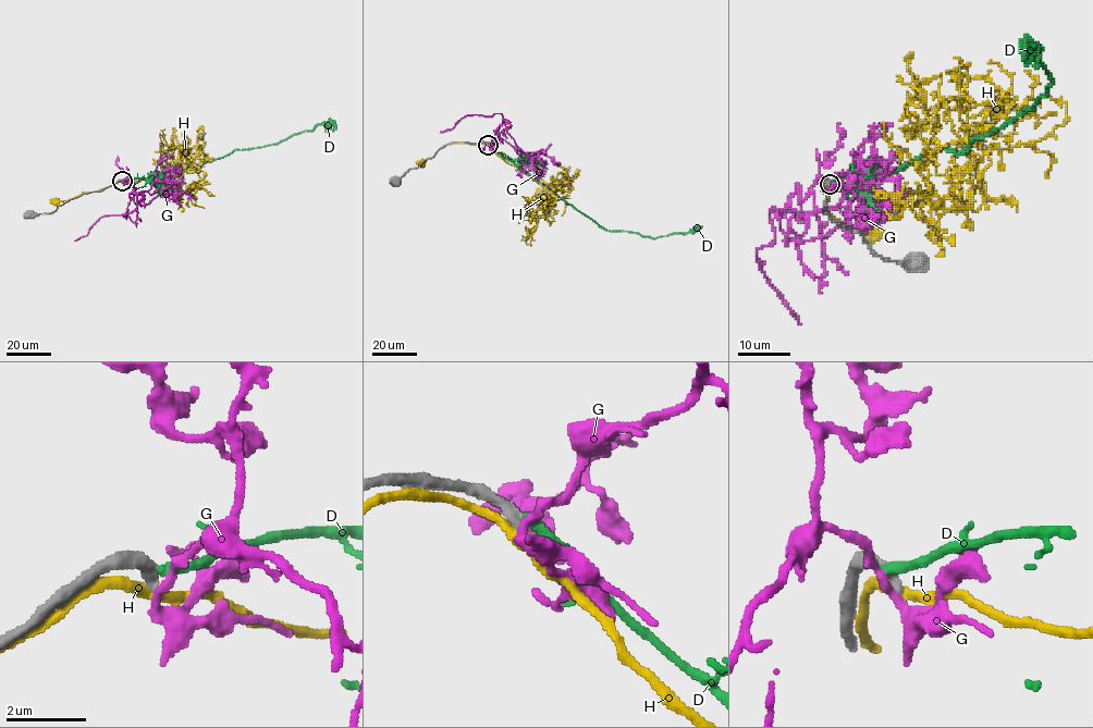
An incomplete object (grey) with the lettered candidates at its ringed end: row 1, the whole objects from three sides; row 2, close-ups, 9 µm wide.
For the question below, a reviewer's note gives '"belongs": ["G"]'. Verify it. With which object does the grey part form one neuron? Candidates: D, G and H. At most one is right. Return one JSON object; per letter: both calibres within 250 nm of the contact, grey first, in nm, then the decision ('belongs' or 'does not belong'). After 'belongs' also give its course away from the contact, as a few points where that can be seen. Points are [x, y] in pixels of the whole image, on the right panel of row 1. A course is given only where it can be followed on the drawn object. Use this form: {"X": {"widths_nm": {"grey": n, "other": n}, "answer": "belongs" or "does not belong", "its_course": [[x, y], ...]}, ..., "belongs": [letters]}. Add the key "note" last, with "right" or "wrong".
{"D": {"widths_nm": {"grey": 360, "other": 240}, "answer": "does not belong"}, "G": {"widths_nm": {"grey": 280, "other": 240}, "answer": "does not belong"}, "H": {"widths_nm": {"grey": 320, "other": 240}, "answer": "does not belong"}, "belongs": [], "note": "wrong"}

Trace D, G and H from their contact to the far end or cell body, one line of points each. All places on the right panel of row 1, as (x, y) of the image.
D: (829, 182), (882, 176), (934, 149), (961, 153), (1034, 108), (1052, 77), (1040, 50), (1029, 49), (1028, 64)
G: (829, 183), (821, 176), (803, 198), (791, 195), (776, 213), (772, 207), (774, 239), (756, 251), (800, 324)
H: (830, 183), (860, 189), (961, 142), (973, 200), (944, 209), (931, 192), (920, 209), (943, 248)

